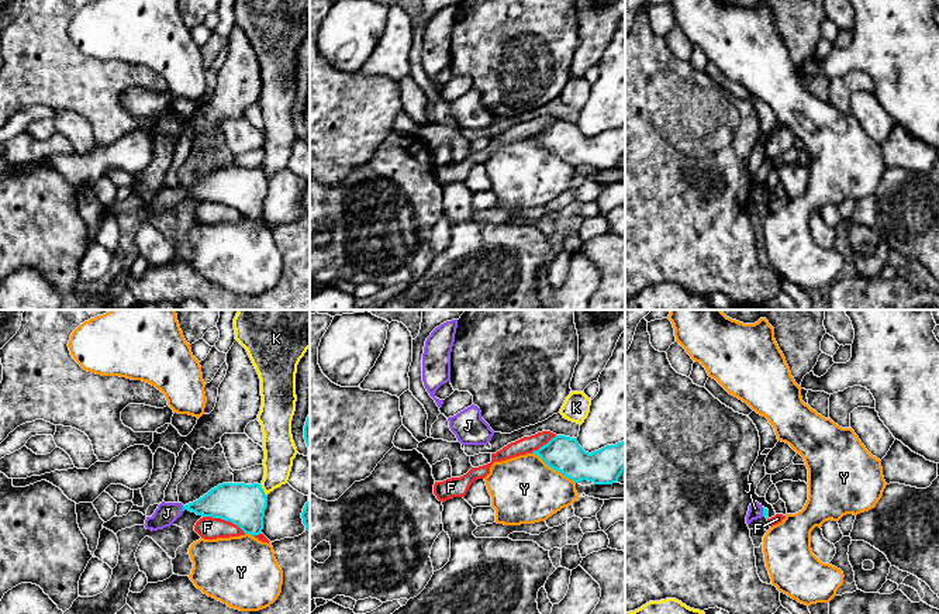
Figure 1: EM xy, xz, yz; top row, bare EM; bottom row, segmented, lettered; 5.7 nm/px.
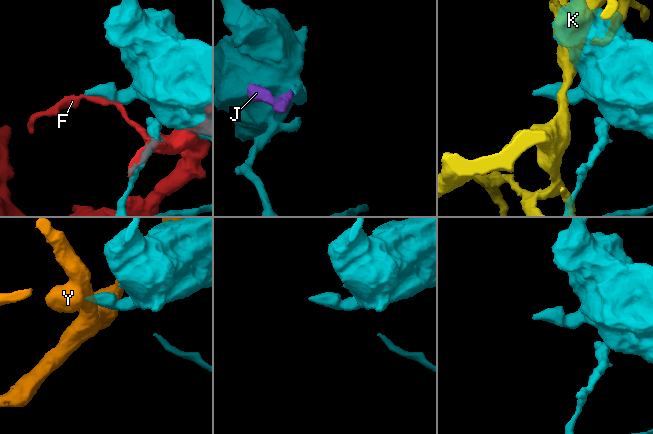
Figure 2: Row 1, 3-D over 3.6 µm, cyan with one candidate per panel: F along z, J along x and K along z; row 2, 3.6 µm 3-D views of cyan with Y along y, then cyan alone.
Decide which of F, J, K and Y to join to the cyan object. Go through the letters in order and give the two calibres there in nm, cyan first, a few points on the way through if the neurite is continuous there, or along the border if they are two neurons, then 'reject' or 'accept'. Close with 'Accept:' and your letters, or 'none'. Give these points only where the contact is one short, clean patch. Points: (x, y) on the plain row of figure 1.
F: 240 nm thick on the cyan side, 130 nm on the other; reject
J: 200 nm thick on the cyan side, 130 nm on the other; runs through xy (225, 186), (183, 193), (166, 197); accept
K: 240 nm thick on the cyan side, 180 nm on the other; reject
Y: 200 nm thick on the cyan side, 380 nm on the other; reject
Accept: J

